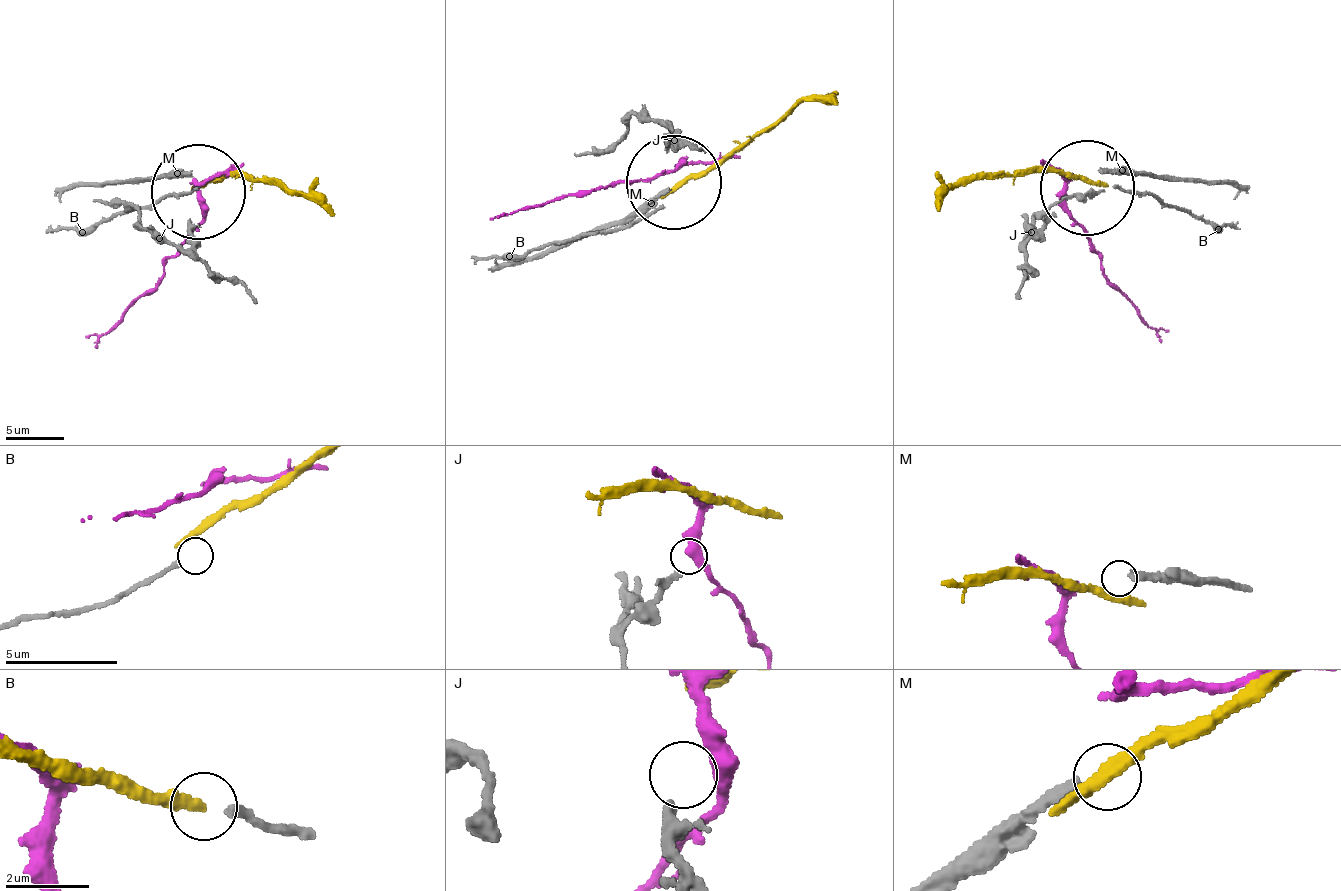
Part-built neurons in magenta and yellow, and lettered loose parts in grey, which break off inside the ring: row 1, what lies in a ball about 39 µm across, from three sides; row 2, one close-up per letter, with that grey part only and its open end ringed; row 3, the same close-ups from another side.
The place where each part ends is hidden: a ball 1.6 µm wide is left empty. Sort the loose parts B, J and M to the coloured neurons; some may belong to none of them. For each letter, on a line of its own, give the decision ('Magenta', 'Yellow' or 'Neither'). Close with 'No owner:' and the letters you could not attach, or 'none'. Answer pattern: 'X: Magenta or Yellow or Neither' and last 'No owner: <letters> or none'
B: Neither
J: Neither
M: Neither
No owner: B, J, M

